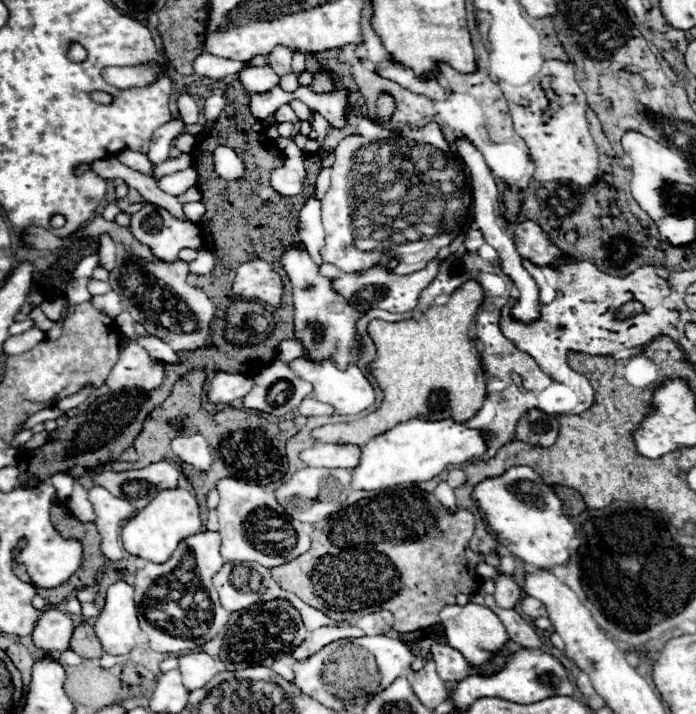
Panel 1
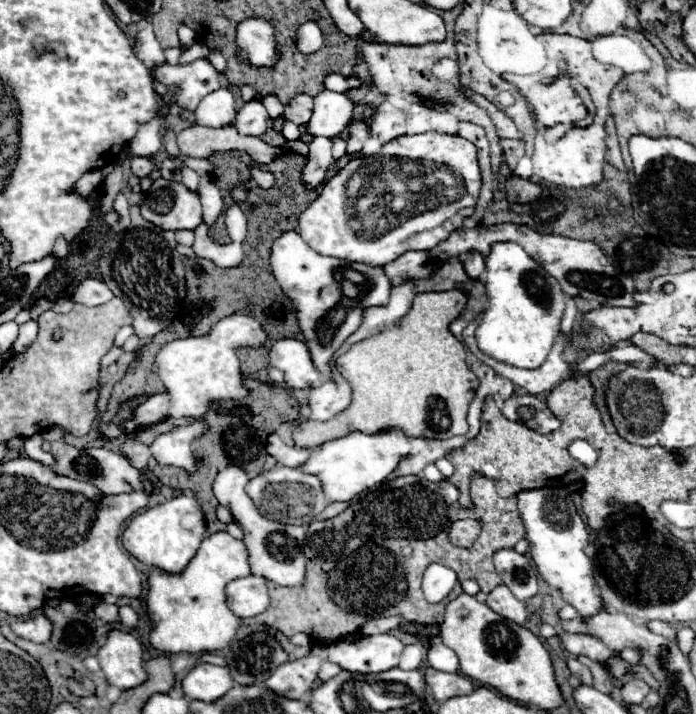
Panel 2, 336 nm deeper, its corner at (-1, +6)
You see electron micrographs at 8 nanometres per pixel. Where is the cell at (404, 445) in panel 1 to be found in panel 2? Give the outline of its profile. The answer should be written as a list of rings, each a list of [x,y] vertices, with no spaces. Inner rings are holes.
[[[398,428],[380,430],[378,434],[352,432],[344,438],[330,440],[314,448],[312,456],[306,460],[302,470],[320,478],[324,494],[330,502],[344,502],[352,500],[368,488],[382,484],[398,468],[400,460],[410,456],[410,450],[412,450],[412,438]]]

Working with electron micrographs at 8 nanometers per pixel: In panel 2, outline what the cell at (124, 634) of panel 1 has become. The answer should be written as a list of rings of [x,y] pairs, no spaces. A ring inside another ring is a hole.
[[[110,630],[96,658],[108,682],[122,690],[134,688],[148,678],[142,662],[142,644],[130,632]]]

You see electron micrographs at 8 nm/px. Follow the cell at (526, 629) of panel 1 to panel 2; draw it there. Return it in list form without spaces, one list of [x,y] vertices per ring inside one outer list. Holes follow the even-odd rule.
[[[504,584],[496,586],[496,588],[488,594],[486,604],[488,604],[494,612],[502,614],[506,620],[512,620],[512,622],[518,622],[518,624],[524,624],[524,622],[526,622],[526,608],[524,608],[524,604],[522,604],[520,600],[516,600],[516,598],[512,596],[512,592],[510,592]]]

